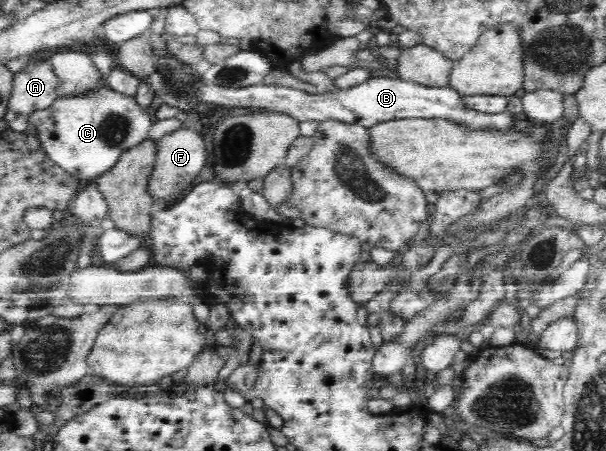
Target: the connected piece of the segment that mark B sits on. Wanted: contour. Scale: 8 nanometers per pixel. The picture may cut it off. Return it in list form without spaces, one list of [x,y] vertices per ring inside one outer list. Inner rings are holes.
[[[370,77],[365,82],[336,92],[326,91],[323,94],[310,94],[304,90],[294,90],[282,86],[266,86],[258,84],[243,88],[221,88],[220,86],[204,86],[195,97],[199,103],[213,103],[215,105],[231,107],[247,107],[250,110],[282,111],[294,115],[300,122],[309,121],[338,121],[348,124],[359,124],[371,127],[379,122],[398,120],[404,118],[451,118],[458,122],[467,122],[474,128],[493,126],[502,128],[512,123],[510,113],[478,113],[466,109],[461,104],[461,95],[451,87],[430,88],[411,80],[396,78]]]

